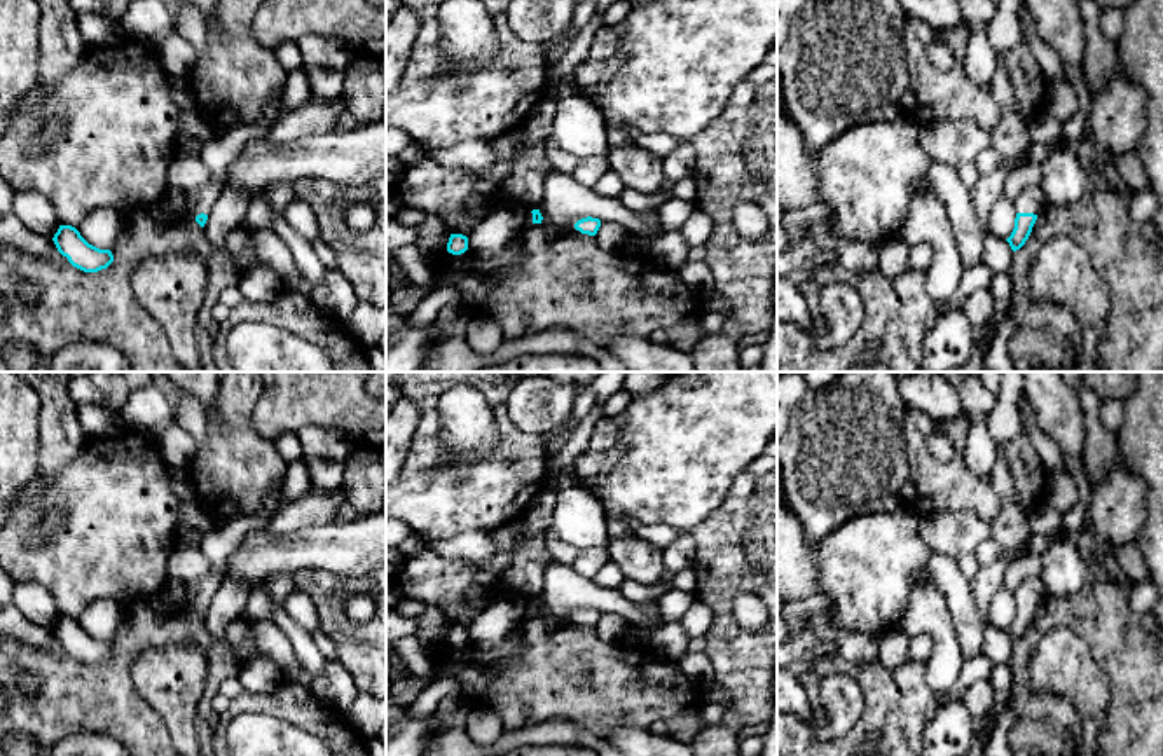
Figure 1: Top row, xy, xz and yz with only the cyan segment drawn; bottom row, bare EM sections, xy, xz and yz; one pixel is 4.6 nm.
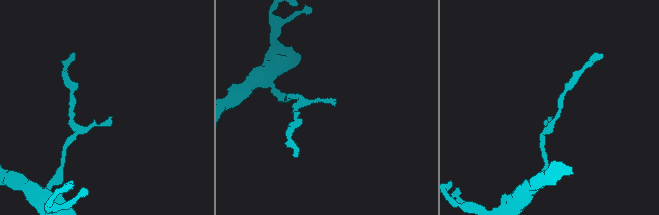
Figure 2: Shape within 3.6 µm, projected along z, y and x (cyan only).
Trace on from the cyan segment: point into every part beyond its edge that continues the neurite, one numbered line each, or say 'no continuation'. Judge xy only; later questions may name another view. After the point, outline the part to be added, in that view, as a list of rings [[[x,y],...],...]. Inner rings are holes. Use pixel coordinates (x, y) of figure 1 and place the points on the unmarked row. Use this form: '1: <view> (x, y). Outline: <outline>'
1: xy (217, 545). Outline: [[[276,489],[264,498],[255,513],[234,517],[227,520],[224,527],[201,534],[199,550],[208,559],[210,569],[203,578],[192,580],[185,585],[187,599],[192,609],[201,604],[210,608],[215,592],[222,585],[229,557],[251,531],[267,529],[279,508],[281,489]]]

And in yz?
1: yz (1031, 591). Outline: [[[1029,576],[1016,590],[1015,590],[1015,604],[1034,604],[1039,606],[1046,597],[1044,587],[1037,576]]]

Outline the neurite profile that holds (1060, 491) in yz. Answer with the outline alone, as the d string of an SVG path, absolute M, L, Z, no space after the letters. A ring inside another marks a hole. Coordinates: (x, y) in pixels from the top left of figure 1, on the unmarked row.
M1067 471L1048 473L1044 499L1065 513L1079 503L1074 478Z

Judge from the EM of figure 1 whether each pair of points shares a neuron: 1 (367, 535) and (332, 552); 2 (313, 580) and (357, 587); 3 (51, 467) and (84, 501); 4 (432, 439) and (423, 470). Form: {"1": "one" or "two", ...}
{"1": "one", "2": "one", "3": "two", "4": "one"}

